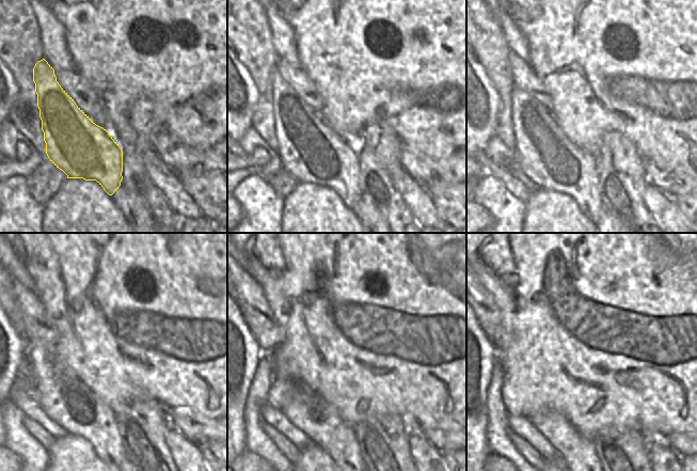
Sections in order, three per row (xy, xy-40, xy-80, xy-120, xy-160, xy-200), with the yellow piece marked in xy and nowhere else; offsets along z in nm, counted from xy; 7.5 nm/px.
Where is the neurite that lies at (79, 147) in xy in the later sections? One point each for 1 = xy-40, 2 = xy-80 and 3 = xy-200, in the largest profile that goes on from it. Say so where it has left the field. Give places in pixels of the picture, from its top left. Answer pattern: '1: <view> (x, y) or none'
1: xy-40 (310, 150)
2: xy-80 (547, 157)
3: xy-200 (575, 450)

